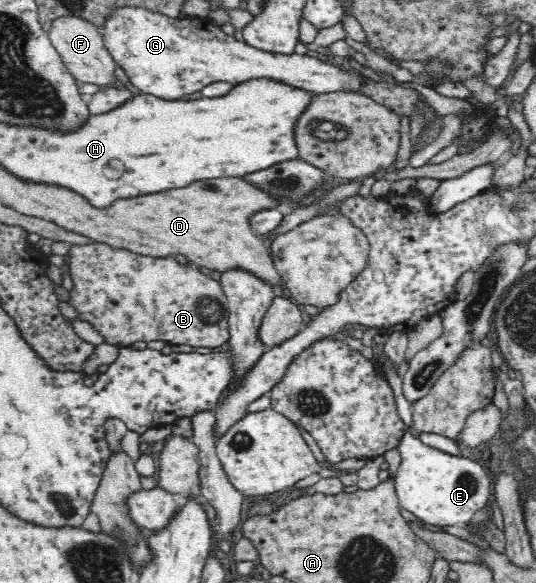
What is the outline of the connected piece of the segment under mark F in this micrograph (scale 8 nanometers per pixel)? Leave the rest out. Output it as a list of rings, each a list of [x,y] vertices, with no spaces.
[[[62,17],[59,18],[48,33],[48,38],[52,46],[58,51],[67,70],[75,77],[75,80],[81,85],[85,83],[92,83],[98,87],[109,87],[110,89],[119,89],[120,91],[127,91],[128,83],[122,83],[116,77],[116,62],[112,57],[110,50],[103,42],[101,32],[80,18],[76,17]]]

